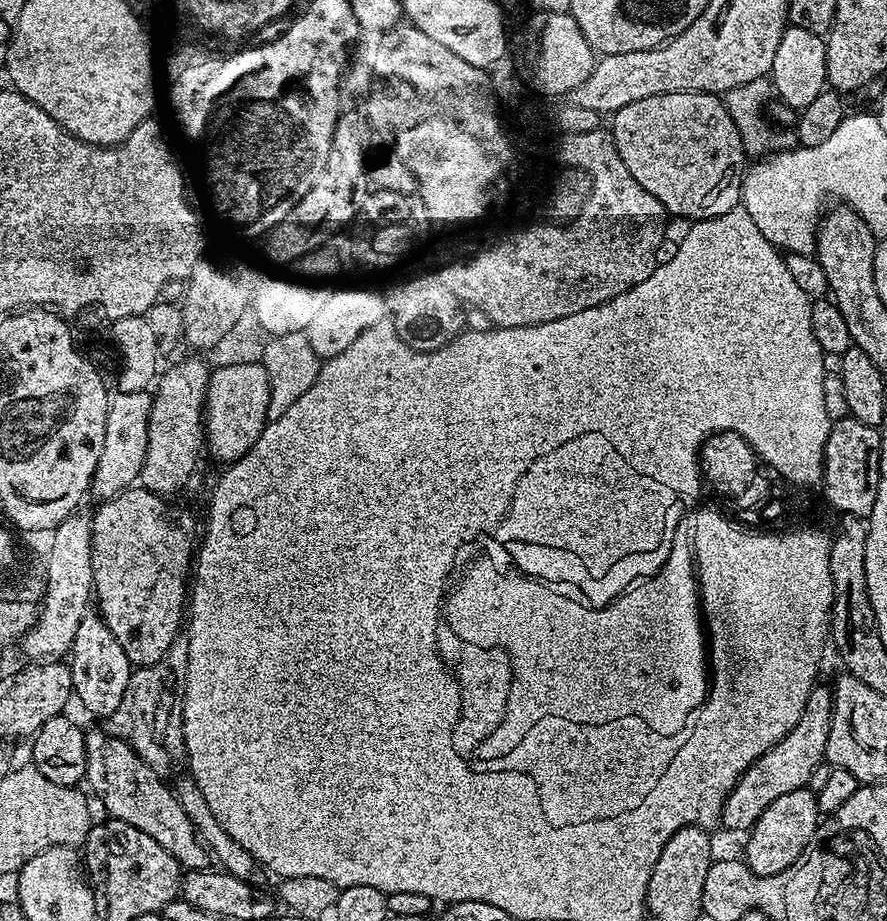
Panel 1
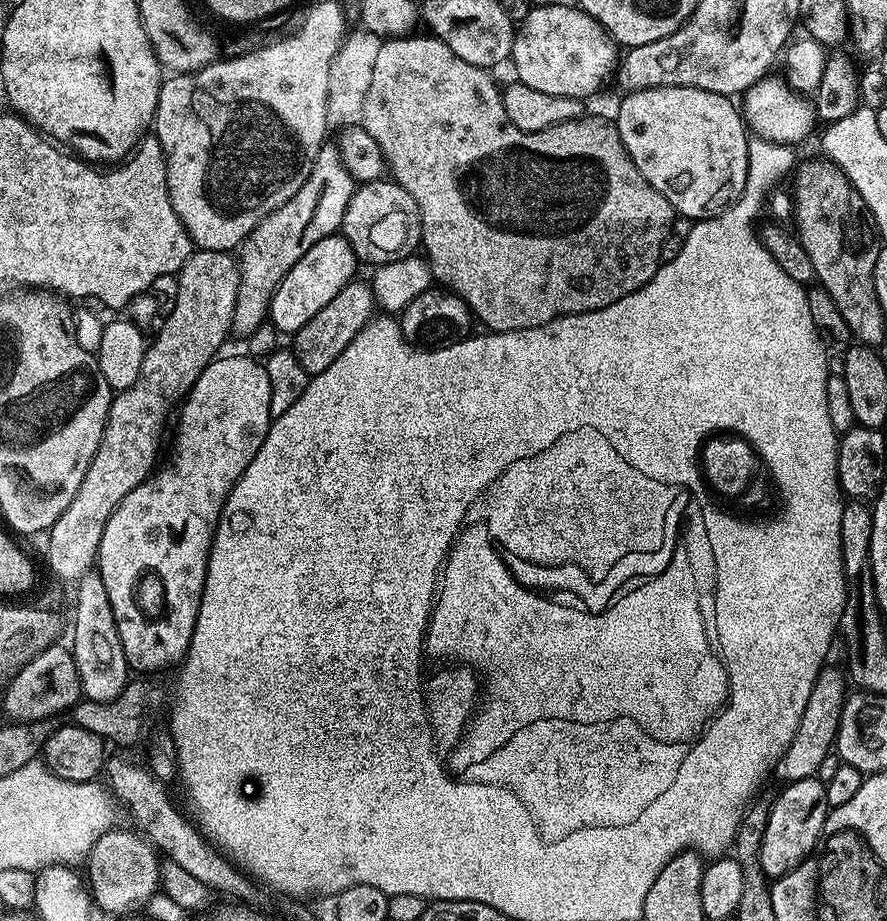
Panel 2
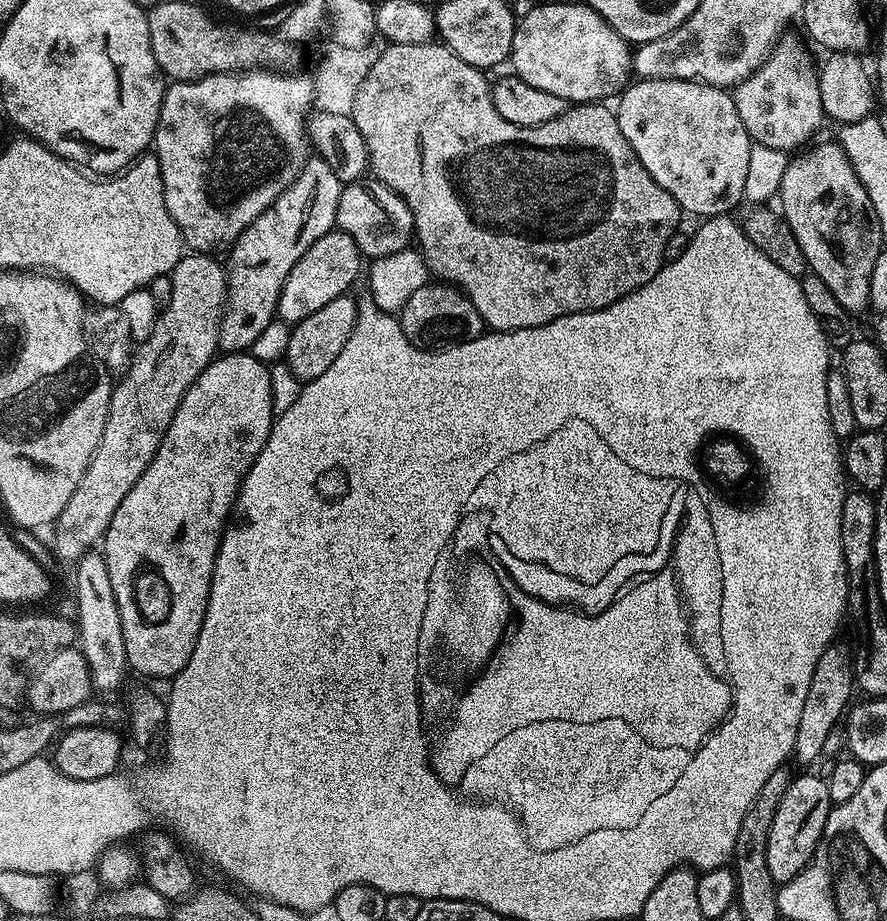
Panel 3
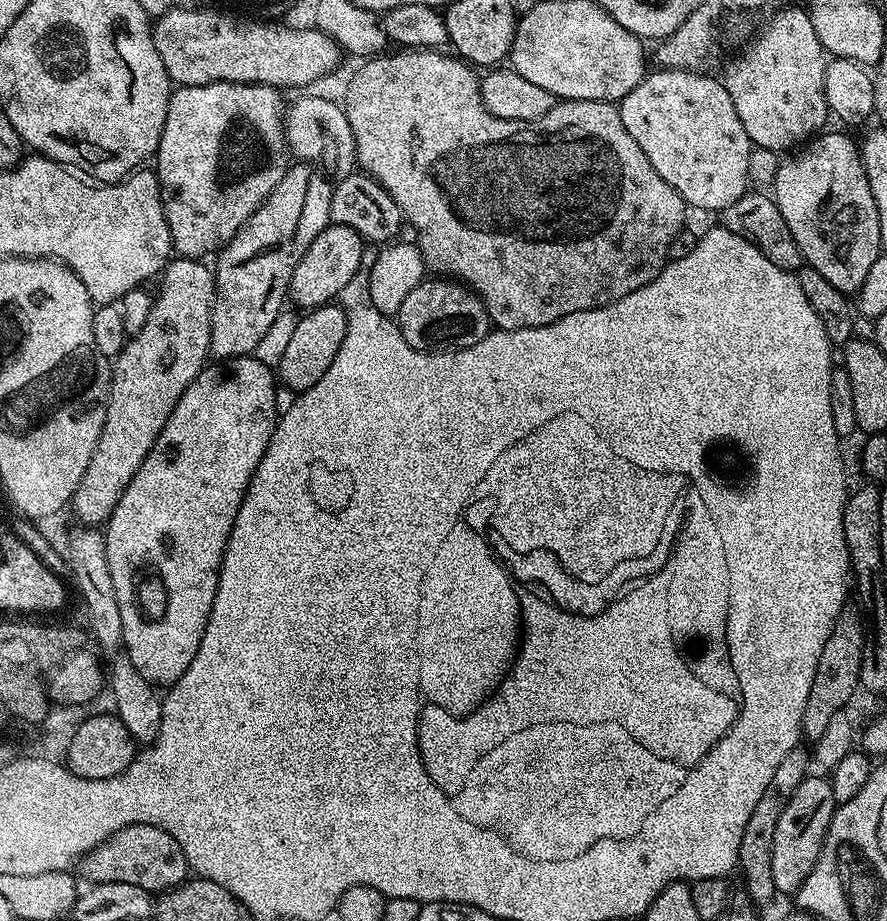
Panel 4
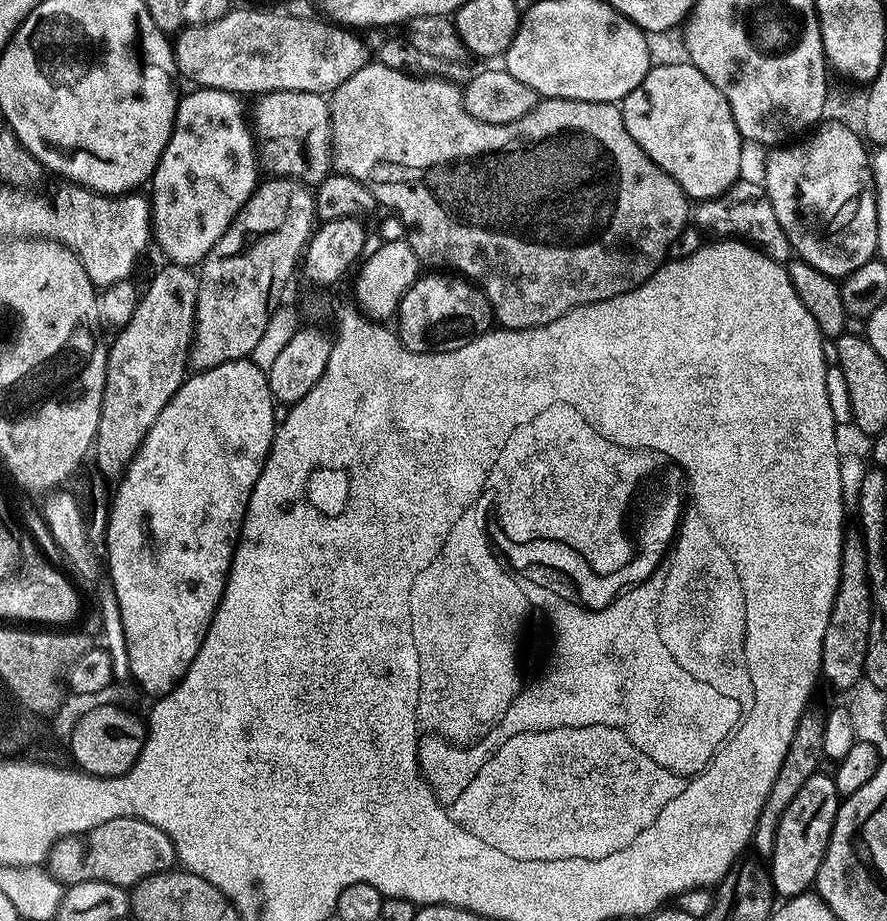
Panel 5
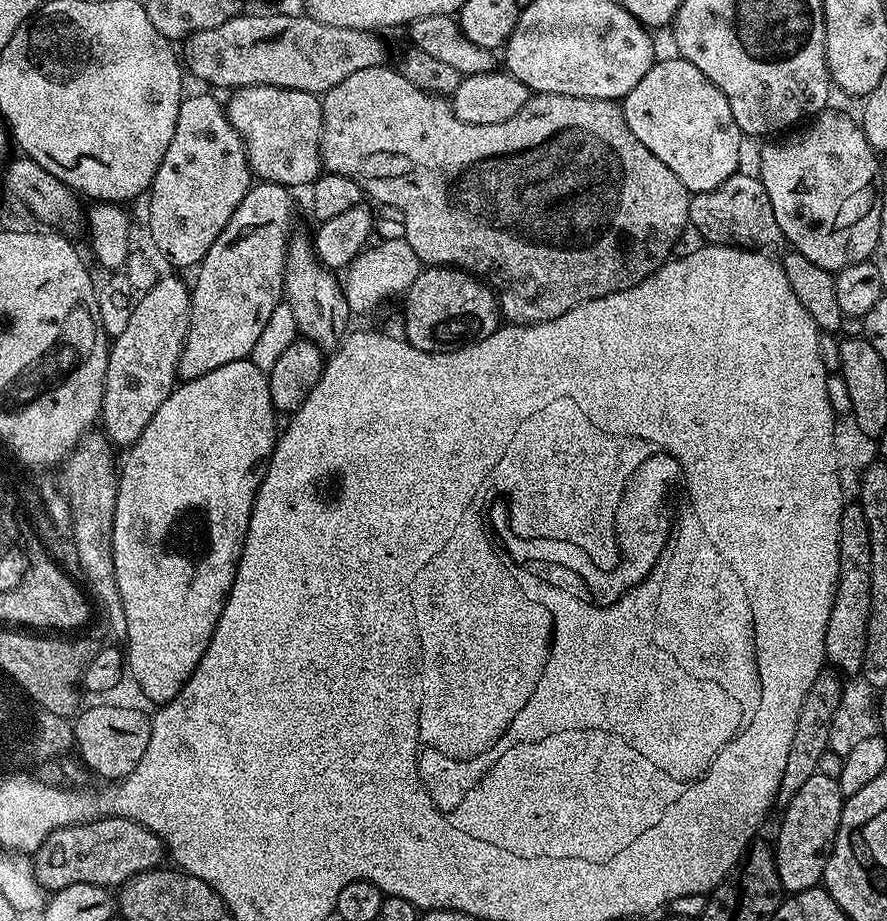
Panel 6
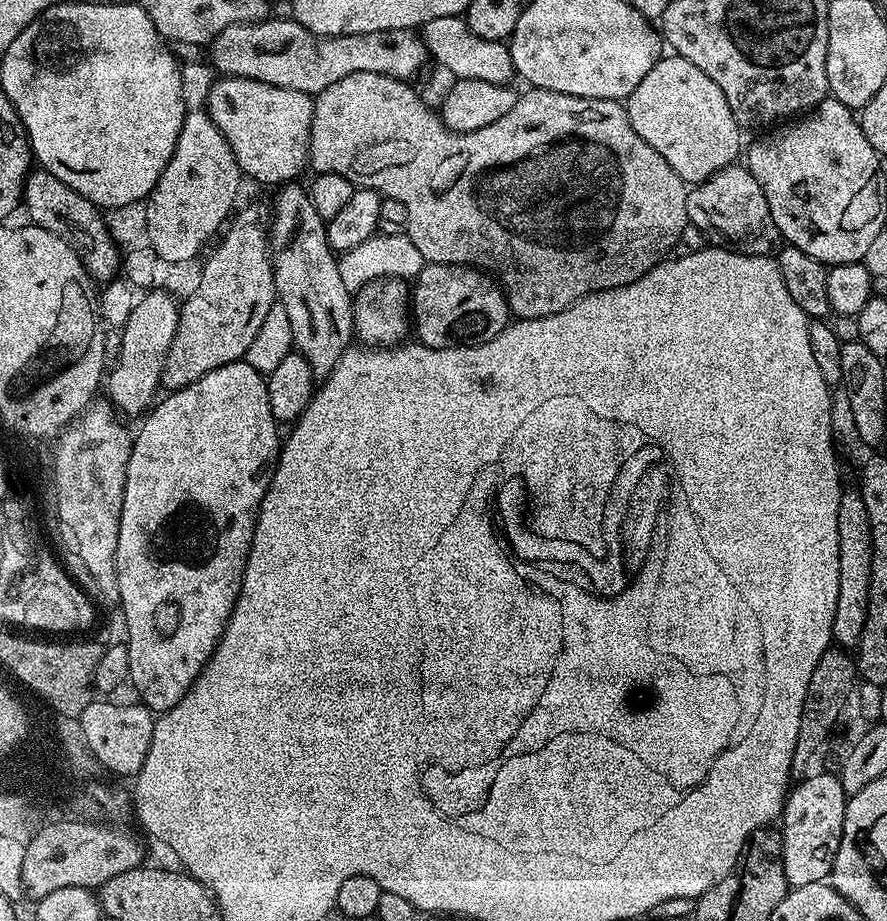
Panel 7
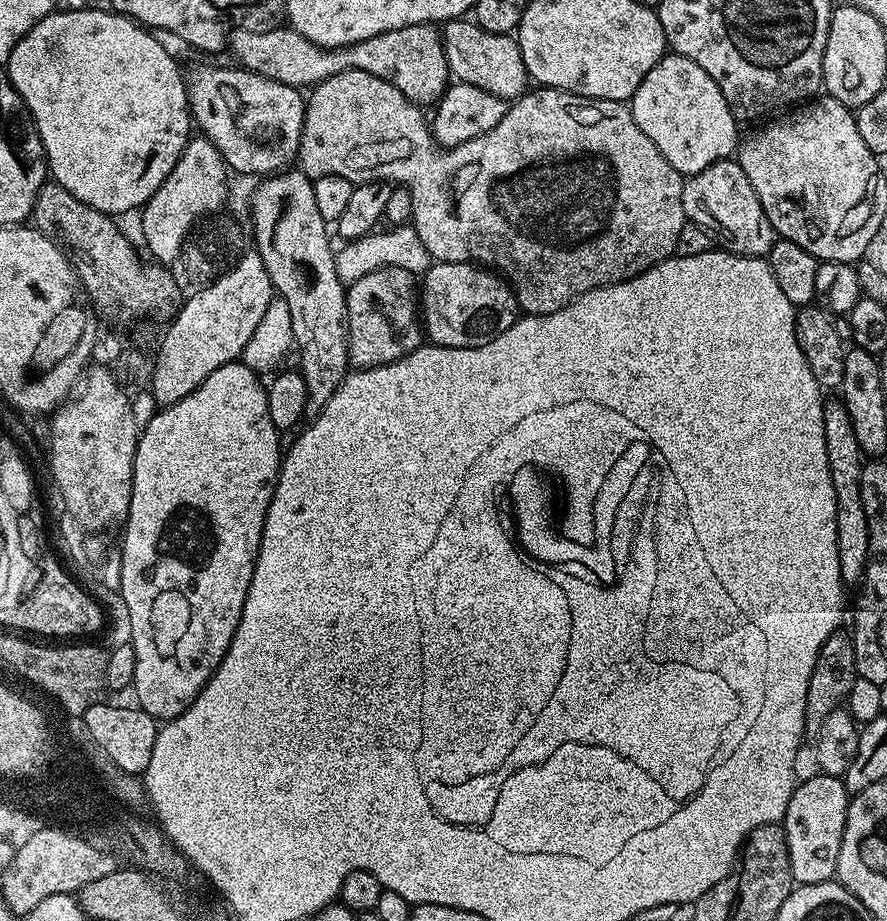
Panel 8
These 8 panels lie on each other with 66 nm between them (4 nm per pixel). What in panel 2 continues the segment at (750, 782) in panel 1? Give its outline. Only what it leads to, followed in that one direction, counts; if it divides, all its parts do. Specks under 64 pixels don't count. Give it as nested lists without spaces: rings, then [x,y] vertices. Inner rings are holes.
[[[825,666],[818,674],[818,678],[814,682],[814,690],[810,690],[806,710],[802,710],[802,722],[798,722],[798,730],[794,734],[790,746],[786,746],[786,750],[776,761],[774,767],[775,774],[780,775],[784,782],[813,779],[819,773],[816,771],[823,766],[828,752],[830,756],[833,751],[846,699],[846,691],[844,692],[846,676],[841,669],[840,672],[832,666]]]

